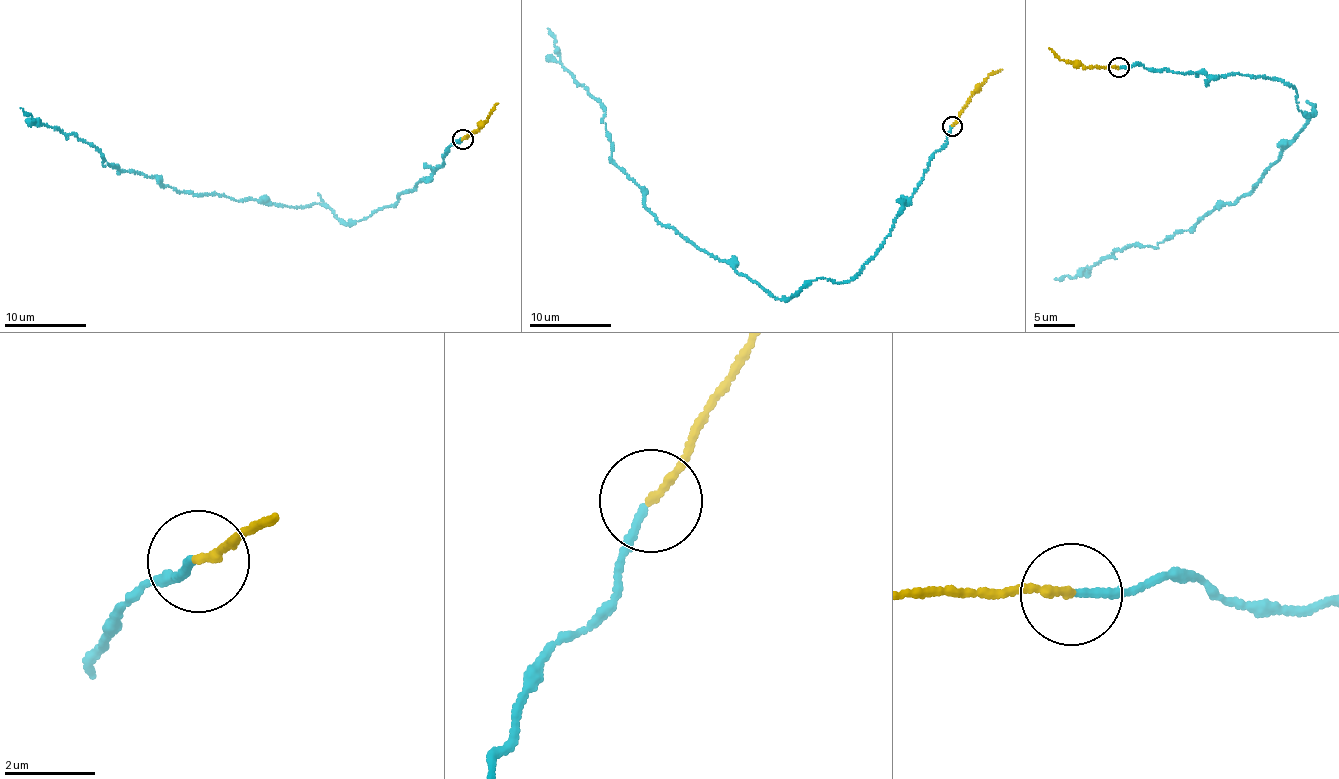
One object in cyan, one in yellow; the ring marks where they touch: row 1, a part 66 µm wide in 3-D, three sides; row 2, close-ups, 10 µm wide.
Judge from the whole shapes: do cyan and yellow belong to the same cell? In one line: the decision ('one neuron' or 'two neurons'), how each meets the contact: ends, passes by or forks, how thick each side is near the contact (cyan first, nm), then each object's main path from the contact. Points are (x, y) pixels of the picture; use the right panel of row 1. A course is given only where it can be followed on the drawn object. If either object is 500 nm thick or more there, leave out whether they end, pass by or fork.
two neurons | cyan ends | yellow ends | 160/170 nm | cyan via (1118, 67), (1275, 80), (1313, 114), (1315, 106), (1236, 203), (1217, 204), (1156, 247), (1120, 249), (1054, 279) | yellow via (1118, 67), (1088, 68), (1066, 63), (1049, 48)

